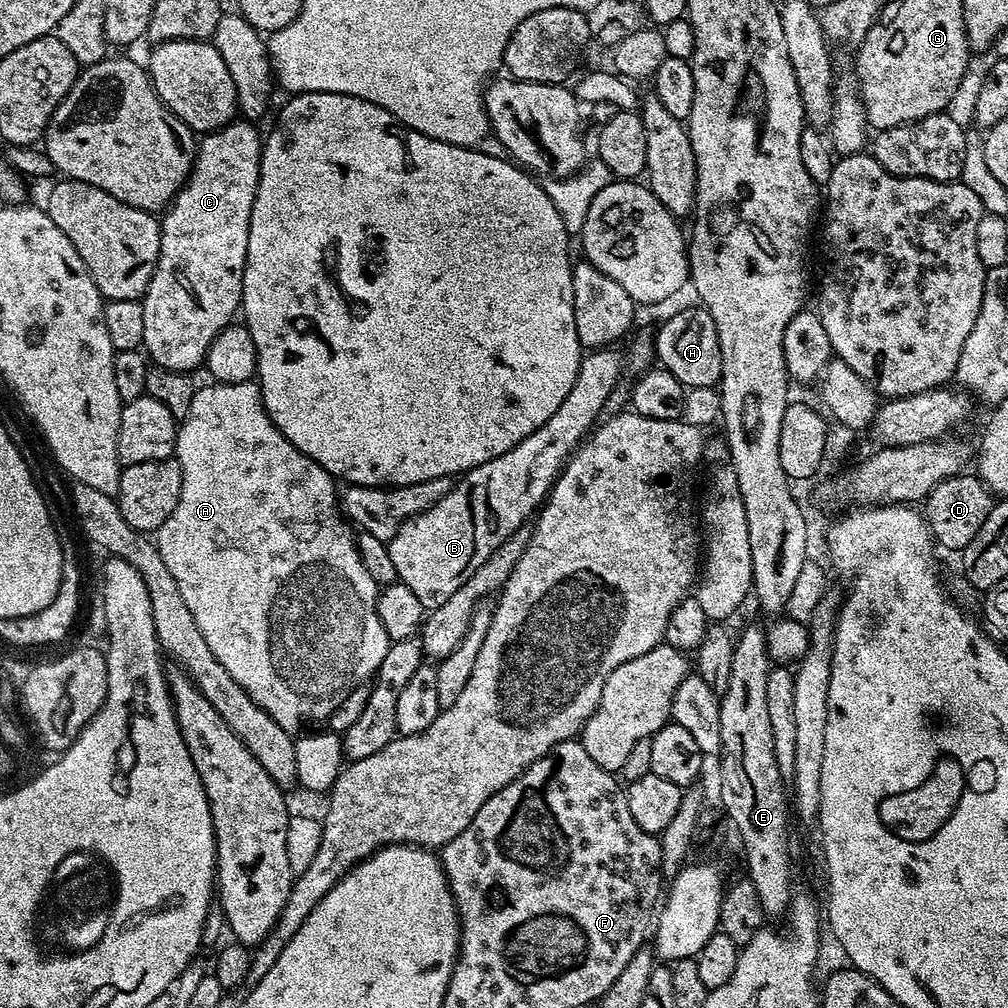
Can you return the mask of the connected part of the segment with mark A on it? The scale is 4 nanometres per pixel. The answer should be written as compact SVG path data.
M252 380L238 382L237 384L208 382L205 388L204 385L197 387L196 393L194 394L194 402L190 402L190 414L188 415L188 419L179 425L176 434L176 451L174 458L182 466L182 494L178 494L178 506L174 506L174 514L170 514L170 518L166 518L166 522L162 522L162 526L155 532L154 543L158 554L162 554L162 562L166 562L166 570L170 570L170 575L174 578L174 582L178 582L178 594L182 594L182 598L185 600L190 614L194 614L194 622L198 626L198 630L202 630L202 638L206 638L206 646L210 646L210 651L214 654L214 658L226 668L226 674L230 674L230 678L234 678L234 682L238 682L238 686L250 696L258 707L262 710L266 710L266 714L270 714L270 718L274 718L274 722L278 722L278 726L282 726L283 728L289 727L288 708L292 712L300 711L300 716L304 720L316 719L323 721L332 713L332 709L339 706L342 701L348 697L350 690L354 690L360 684L365 683L369 678L375 677L382 658L386 658L388 645L390 643L389 633L384 629L382 622L379 620L379 612L376 609L378 585L374 582L374 578L370 578L370 573L367 572L366 566L362 566L360 555L356 549L356 536L354 535L353 529L346 523L345 517L338 507L338 488L336 492L336 487L338 487L337 481L325 468L318 466L318 462L314 462L314 458L302 454L302 450L295 448L282 434L282 430L278 430L274 426L274 422L268 417L264 409L259 383L253 382Z

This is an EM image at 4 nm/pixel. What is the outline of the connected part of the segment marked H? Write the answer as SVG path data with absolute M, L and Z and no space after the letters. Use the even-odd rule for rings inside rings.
M695 306L696 308L684 308L681 312L676 312L664 325L660 328L660 336L655 341L658 353L659 367L670 370L670 374L674 374L674 378L678 378L678 382L682 382L685 389L697 388L698 386L717 387L722 374L722 350L718 342L718 330L714 326L714 318L704 309L703 306Z

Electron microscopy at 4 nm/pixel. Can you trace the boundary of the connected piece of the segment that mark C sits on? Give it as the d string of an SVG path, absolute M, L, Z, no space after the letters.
M237 118L226 127L207 133L199 141L192 171L160 220L158 266L142 297L142 348L157 368L195 373L195 368L207 361L210 342L233 323L232 315L241 311L250 214L260 181L262 136L255 127L255 123Z

